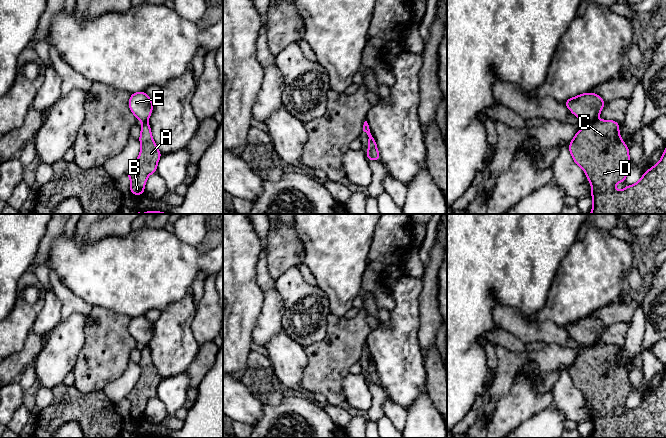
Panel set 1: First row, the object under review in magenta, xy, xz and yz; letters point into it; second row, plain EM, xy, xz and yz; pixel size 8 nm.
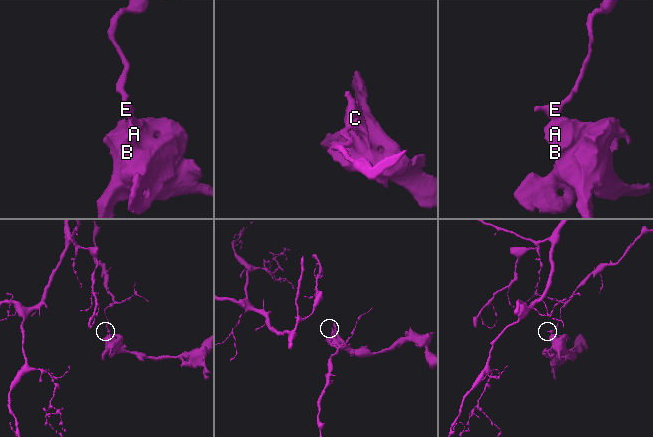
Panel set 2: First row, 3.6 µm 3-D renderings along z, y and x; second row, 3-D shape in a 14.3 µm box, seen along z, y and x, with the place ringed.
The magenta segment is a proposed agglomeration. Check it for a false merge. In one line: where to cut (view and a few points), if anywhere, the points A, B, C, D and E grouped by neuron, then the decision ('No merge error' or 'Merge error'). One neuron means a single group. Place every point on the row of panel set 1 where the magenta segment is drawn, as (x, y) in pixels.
Split along yz (594, 119), (588, 123). Groups: A B C D / E. Merge error

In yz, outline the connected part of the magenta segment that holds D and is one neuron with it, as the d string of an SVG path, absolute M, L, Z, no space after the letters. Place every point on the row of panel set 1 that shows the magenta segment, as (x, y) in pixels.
M600 119L587 123L576 133L568 149L592 186L593 208L590 214L666 214L666 148L657 164L637 183L621 191L616 191L615 185L625 181L631 162L629 148L620 136L617 121Z

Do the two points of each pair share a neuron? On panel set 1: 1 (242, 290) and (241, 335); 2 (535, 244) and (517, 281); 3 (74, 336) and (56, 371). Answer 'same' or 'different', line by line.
1: same
2: same
3: same

